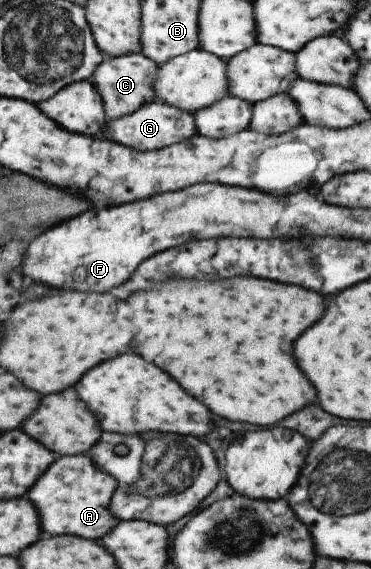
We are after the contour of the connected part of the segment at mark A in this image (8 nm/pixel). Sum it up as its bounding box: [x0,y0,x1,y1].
[26,454,120,541]

